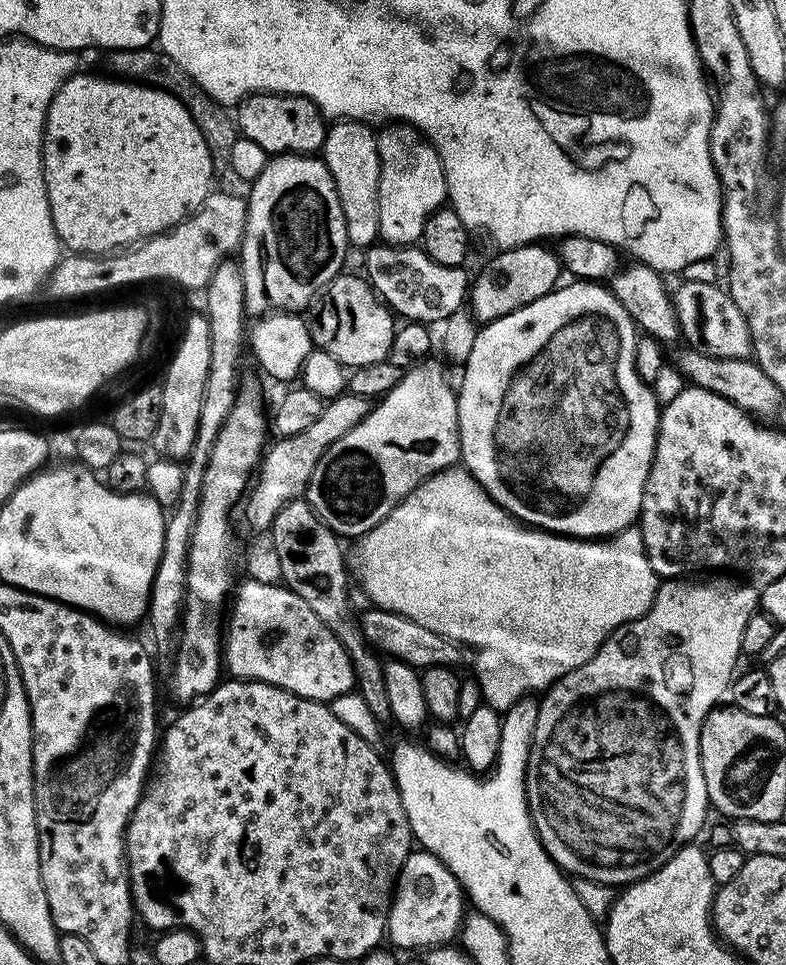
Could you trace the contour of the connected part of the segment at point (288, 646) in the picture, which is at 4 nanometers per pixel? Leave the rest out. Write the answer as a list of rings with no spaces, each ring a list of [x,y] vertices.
[[[245,579],[237,583],[231,597],[232,617],[222,632],[222,664],[229,677],[238,680],[257,680],[270,686],[278,686],[290,694],[298,694],[307,700],[316,700],[319,704],[328,704],[348,691],[355,689],[356,678],[354,666],[351,665],[350,654],[342,643],[310,610],[298,594],[285,587],[283,583],[267,584],[266,582]]]

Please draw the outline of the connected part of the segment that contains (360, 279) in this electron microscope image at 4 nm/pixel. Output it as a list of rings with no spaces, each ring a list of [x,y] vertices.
[[[348,275],[335,276],[328,283],[307,309],[306,319],[313,345],[351,370],[387,360],[398,320],[363,275]]]

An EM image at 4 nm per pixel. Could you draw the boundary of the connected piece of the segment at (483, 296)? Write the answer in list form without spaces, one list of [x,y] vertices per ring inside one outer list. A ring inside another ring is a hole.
[[[537,242],[497,251],[495,253],[497,256],[481,270],[477,278],[475,275],[474,281],[470,286],[470,308],[472,304],[472,312],[480,319],[480,322],[497,320],[522,306],[530,306],[530,302],[538,302],[538,298],[542,298],[556,289],[561,283],[560,276],[562,277],[560,257],[556,255],[551,247],[544,247],[548,246]]]

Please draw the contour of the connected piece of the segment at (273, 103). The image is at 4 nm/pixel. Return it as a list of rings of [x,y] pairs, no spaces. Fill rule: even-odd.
[[[253,92],[234,108],[235,127],[240,136],[258,142],[269,154],[298,152],[316,154],[324,147],[329,125],[320,107],[305,96],[286,96],[282,92]]]

